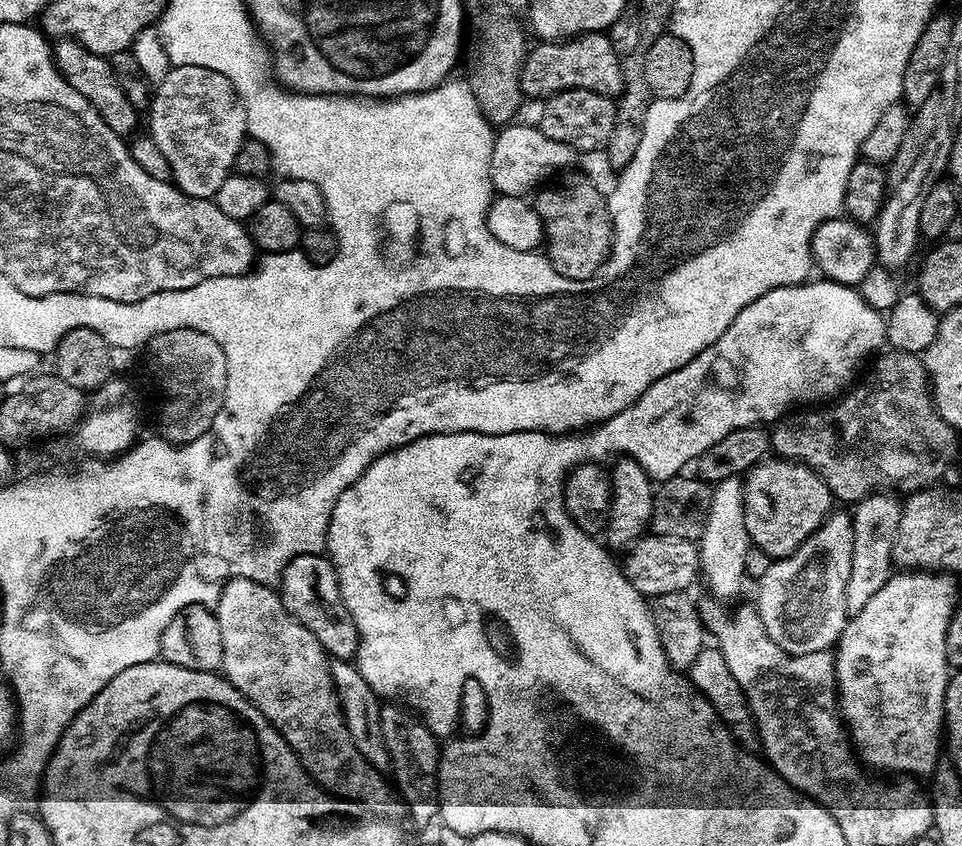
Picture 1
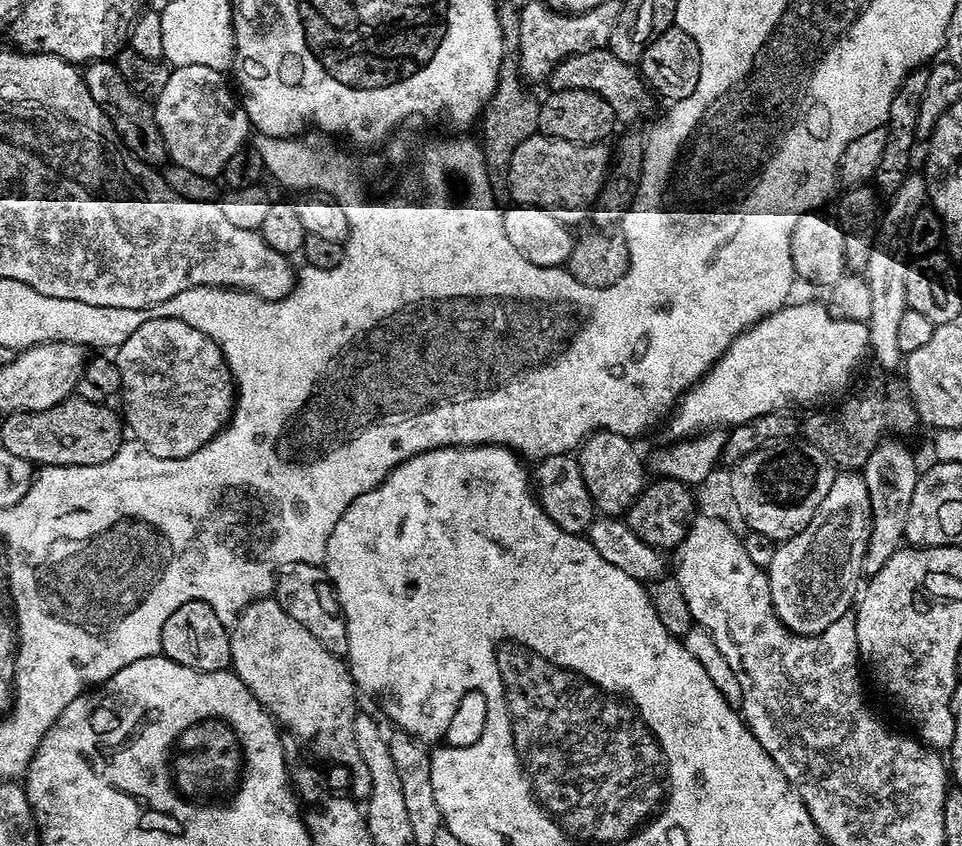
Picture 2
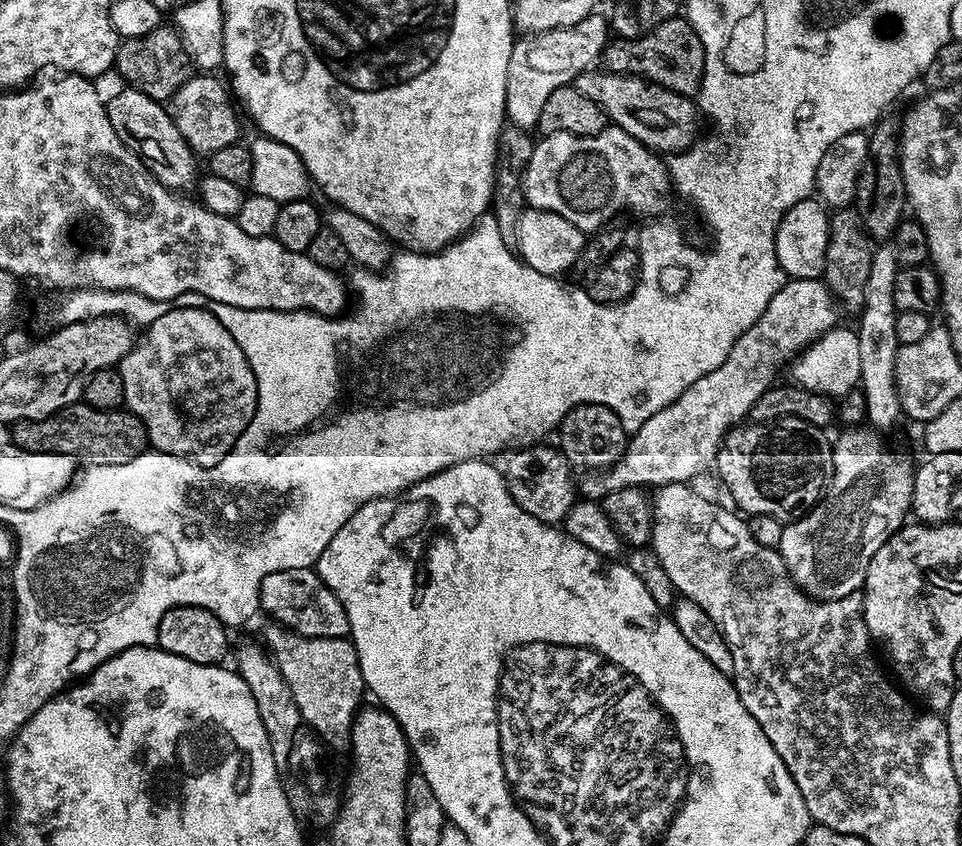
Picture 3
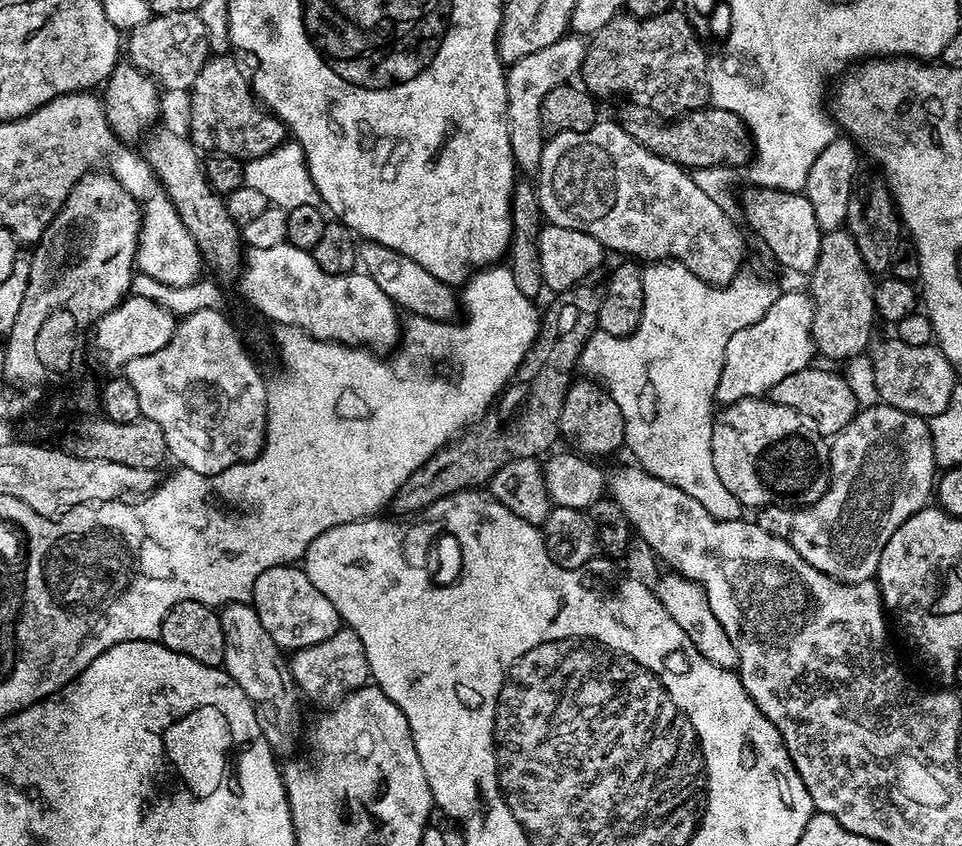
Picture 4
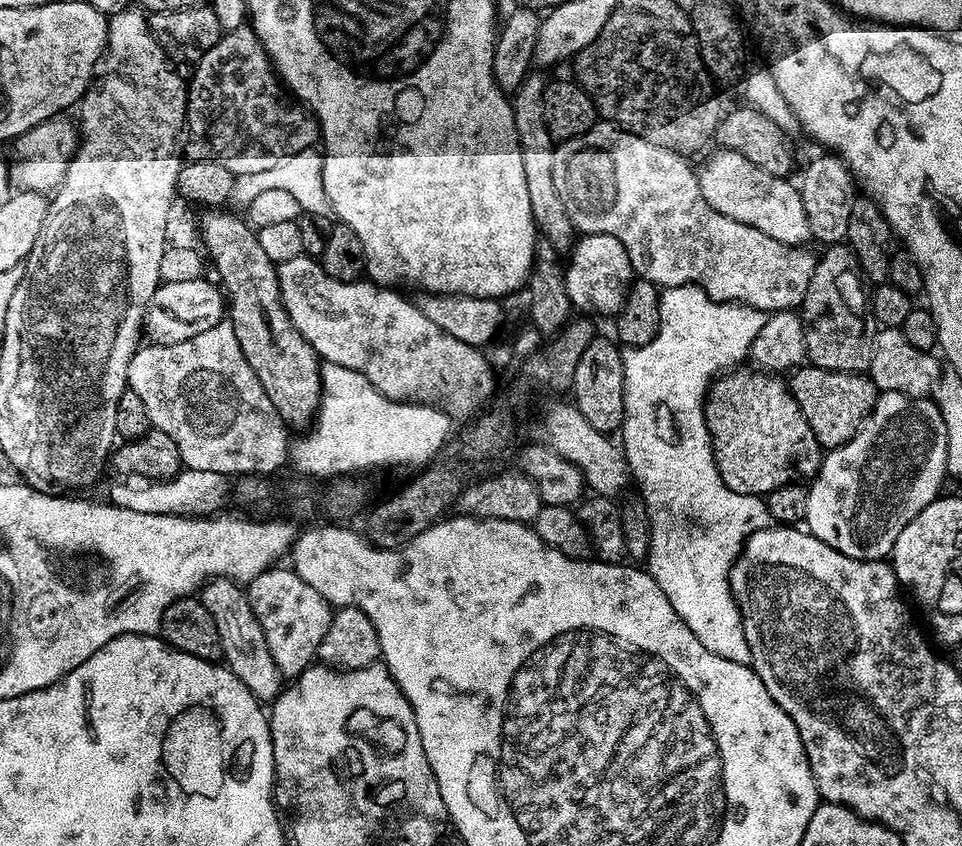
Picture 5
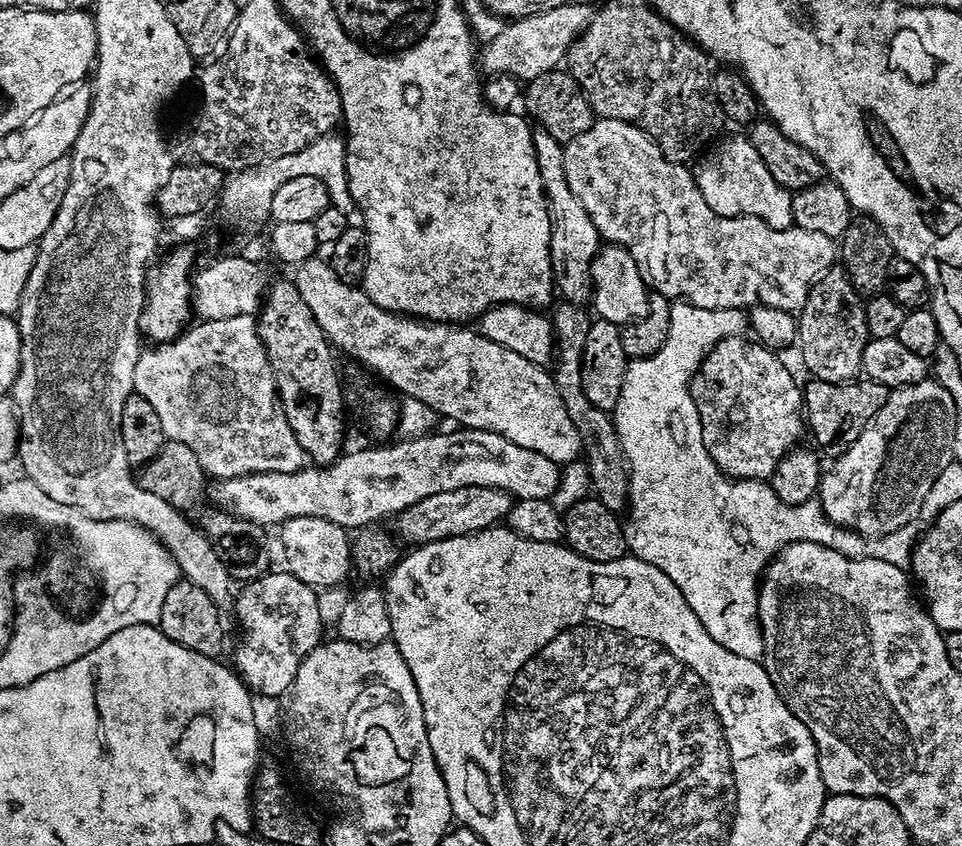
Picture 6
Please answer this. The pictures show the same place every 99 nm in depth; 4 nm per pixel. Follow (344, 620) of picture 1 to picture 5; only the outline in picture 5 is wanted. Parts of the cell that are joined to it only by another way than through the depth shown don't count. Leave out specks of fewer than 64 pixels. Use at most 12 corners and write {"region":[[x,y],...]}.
{"region":[[291,567],[246,585],[274,665],[317,659],[334,608]]}

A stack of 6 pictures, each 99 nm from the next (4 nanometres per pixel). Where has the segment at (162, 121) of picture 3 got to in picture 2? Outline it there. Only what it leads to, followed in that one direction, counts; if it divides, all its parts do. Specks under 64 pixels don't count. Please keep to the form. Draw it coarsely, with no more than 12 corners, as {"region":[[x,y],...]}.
{"region":[[110,60],[82,75],[117,139],[150,166],[168,158],[153,107]]}

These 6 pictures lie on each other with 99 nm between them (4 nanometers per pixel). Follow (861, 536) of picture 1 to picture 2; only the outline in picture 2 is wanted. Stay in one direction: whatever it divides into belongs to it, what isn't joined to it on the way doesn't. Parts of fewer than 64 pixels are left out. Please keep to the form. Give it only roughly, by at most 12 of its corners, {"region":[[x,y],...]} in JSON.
{"region":[[902,441],[877,444],[862,475],[872,525],[861,573],[902,547],[918,467]]}

